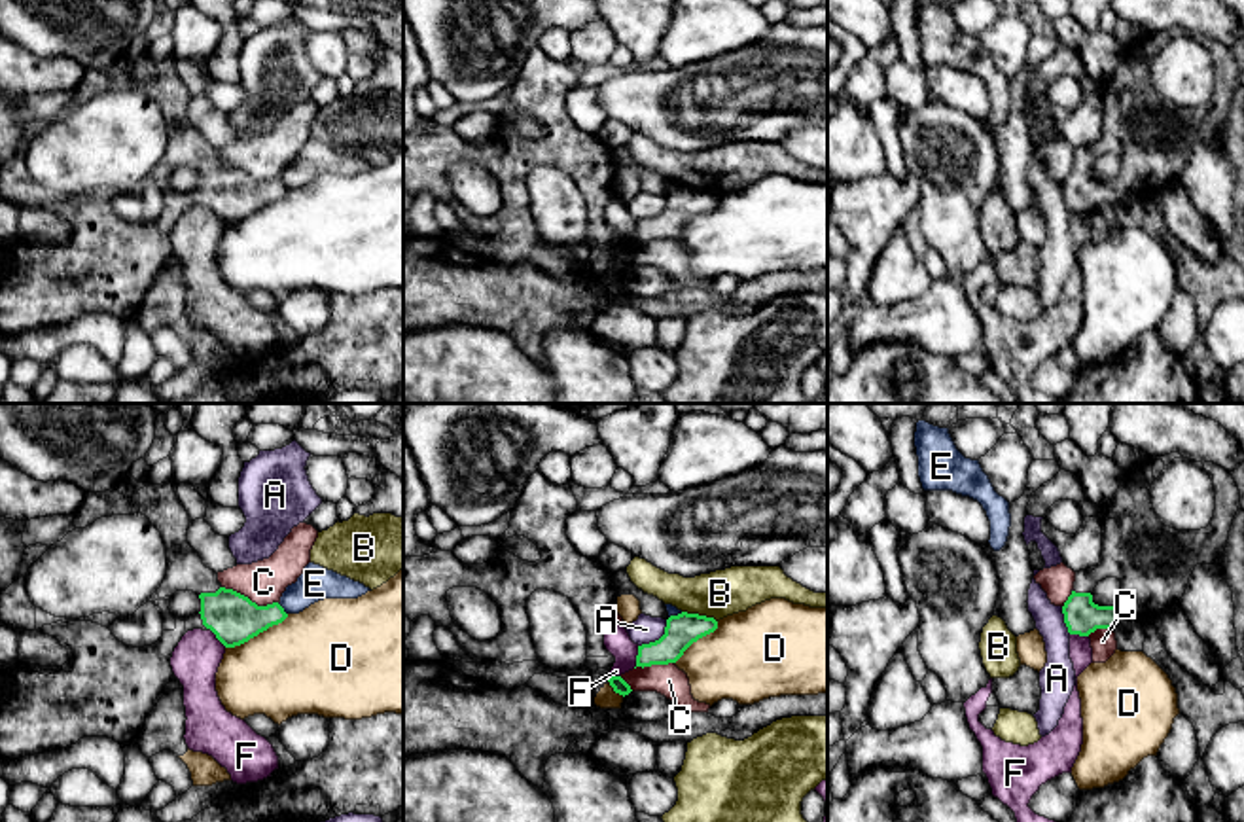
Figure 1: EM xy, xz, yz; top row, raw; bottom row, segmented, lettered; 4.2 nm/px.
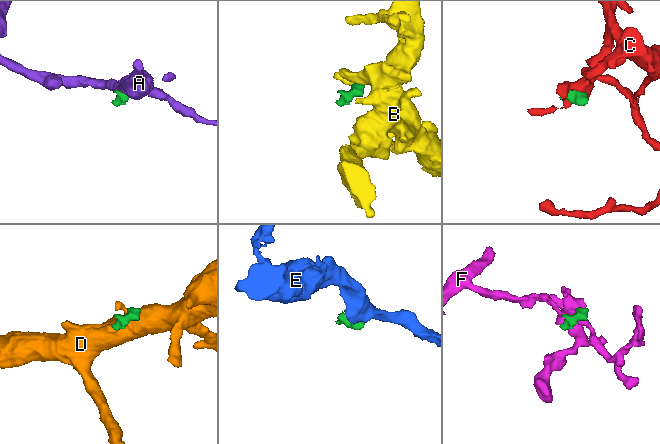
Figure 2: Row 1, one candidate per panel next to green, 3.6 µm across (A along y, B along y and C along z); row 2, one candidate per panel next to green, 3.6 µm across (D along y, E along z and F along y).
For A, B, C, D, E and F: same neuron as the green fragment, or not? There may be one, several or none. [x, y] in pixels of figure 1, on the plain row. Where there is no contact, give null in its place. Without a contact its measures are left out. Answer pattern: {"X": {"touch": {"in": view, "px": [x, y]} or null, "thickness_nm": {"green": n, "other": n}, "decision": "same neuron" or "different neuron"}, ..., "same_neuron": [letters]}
{"A": {"touch": {"in": "xz", "px": [659, 214]}, "thickness_nm": {"green": 140, "other": 120}, "decision": "different neuron"}, "B": {"touch": {"in": "xz", "px": [697, 190]}, "thickness_nm": {"green": 140, "other": 200}, "decision": "different neuron"}, "C": {"touch": {"in": "xy", "px": [248, 175]}, "thickness_nm": {"green": 220, "other": 190}, "decision": "different neuron"}, "D": {"touch": {"in": "xy", "px": [256, 211]}, "thickness_nm": {"green": 220, "other": 420}, "decision": "different neuron"}, "E": {"touch": {"in": "xy", "px": [283, 184]}, "thickness_nm": {"green": 220, "other": 150}, "decision": "different neuron"}, "F": {"touch": {"in": "xz", "px": [637, 233]}, "thickness_nm": {"green": 140, "other": 110}, "decision": "different neuron"}, "same_neuron": []}

